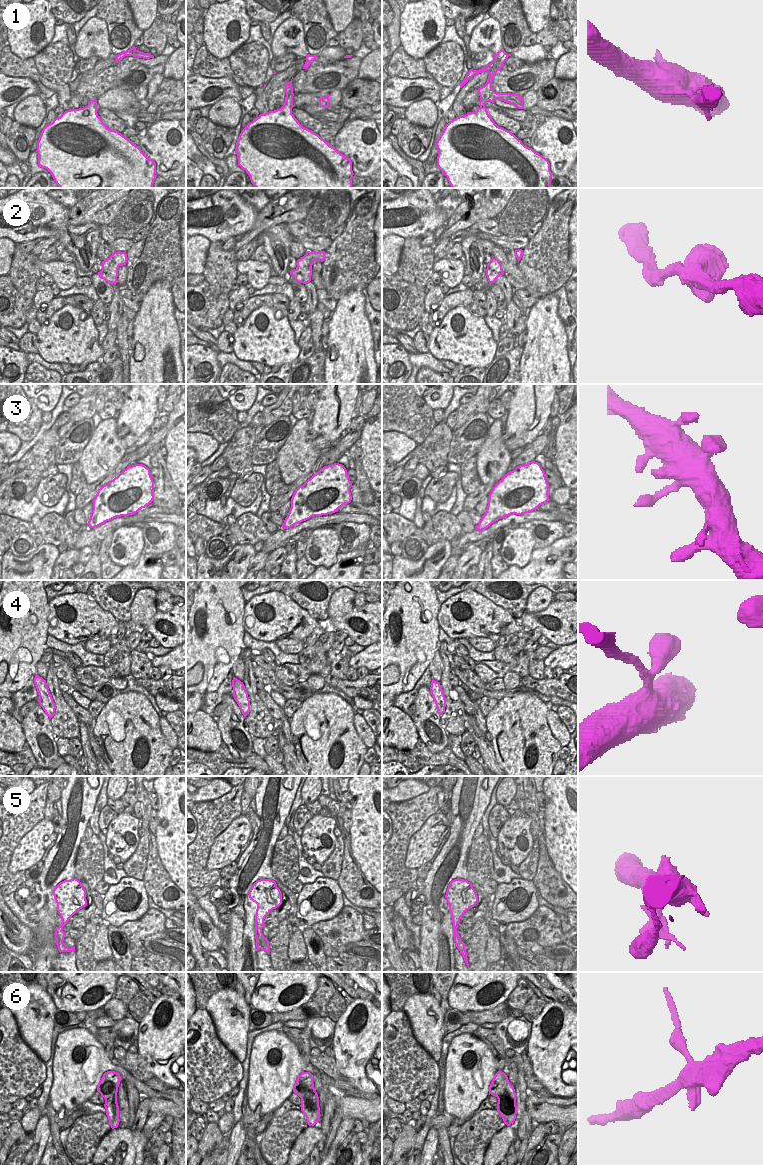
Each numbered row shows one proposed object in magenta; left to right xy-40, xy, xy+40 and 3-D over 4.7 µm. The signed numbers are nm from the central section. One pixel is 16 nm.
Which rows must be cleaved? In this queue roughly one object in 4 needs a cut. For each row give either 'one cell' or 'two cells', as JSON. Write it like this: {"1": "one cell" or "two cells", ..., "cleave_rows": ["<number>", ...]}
{"1": "two cells", "2": "one cell", "3": "one cell", "4": "two cells", "5": "one cell", "6": "two cells", "cleave_rows": ["1", "4", "6"]}

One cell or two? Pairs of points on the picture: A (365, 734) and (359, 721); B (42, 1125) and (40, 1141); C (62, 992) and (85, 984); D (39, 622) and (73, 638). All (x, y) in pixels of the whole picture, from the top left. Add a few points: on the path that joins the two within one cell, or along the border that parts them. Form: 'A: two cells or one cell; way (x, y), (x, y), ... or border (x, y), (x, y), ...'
A: one cell; way (363, 731), (360, 724)
B: one cell; way (42, 1129), (41, 1137)
C: one cell; way (68, 992), (77, 992), (79, 990)
D: two cells; border (49, 603), (49, 615), (47, 618), (48, 634)

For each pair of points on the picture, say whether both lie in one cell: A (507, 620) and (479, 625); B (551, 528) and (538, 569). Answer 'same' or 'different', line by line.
A: same
B: different

